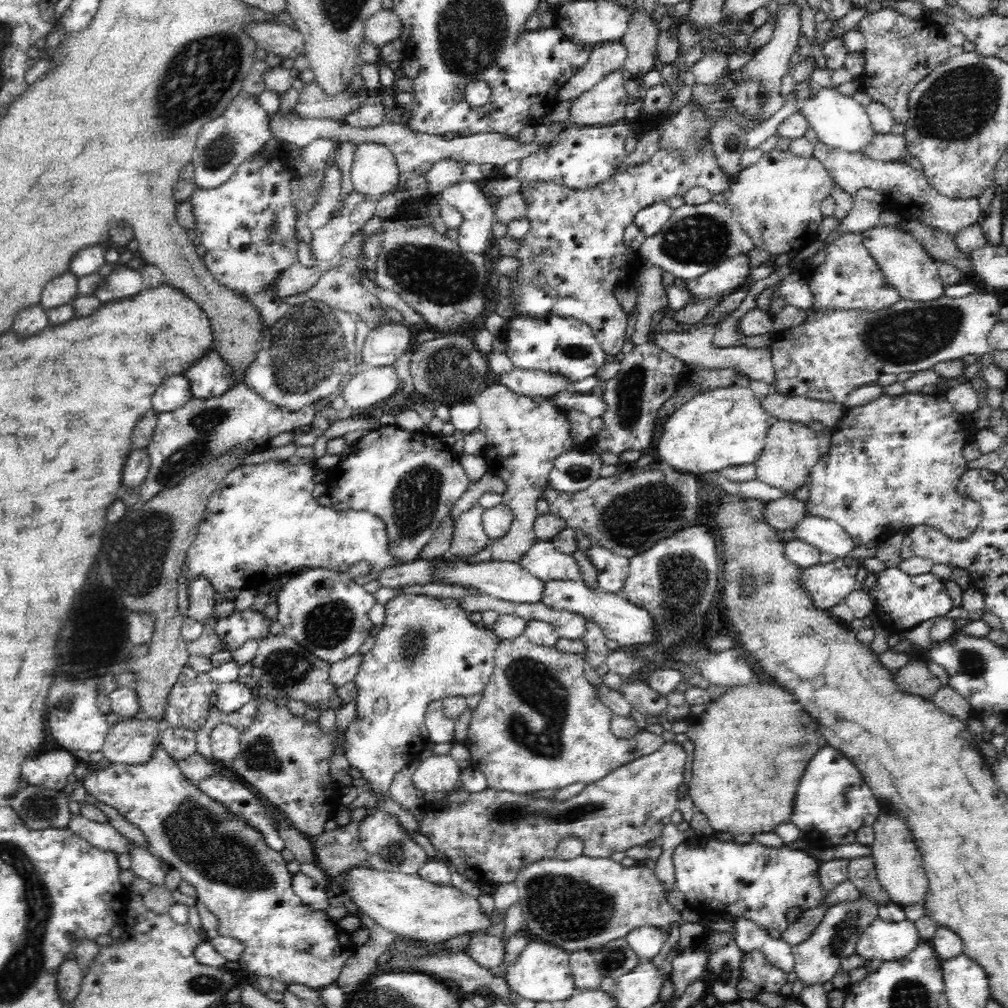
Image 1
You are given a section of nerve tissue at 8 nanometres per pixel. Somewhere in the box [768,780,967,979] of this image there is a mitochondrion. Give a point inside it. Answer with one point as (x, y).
(844, 931)

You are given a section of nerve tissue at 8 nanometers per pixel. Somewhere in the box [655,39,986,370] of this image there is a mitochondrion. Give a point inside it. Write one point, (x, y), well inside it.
(910, 335)

